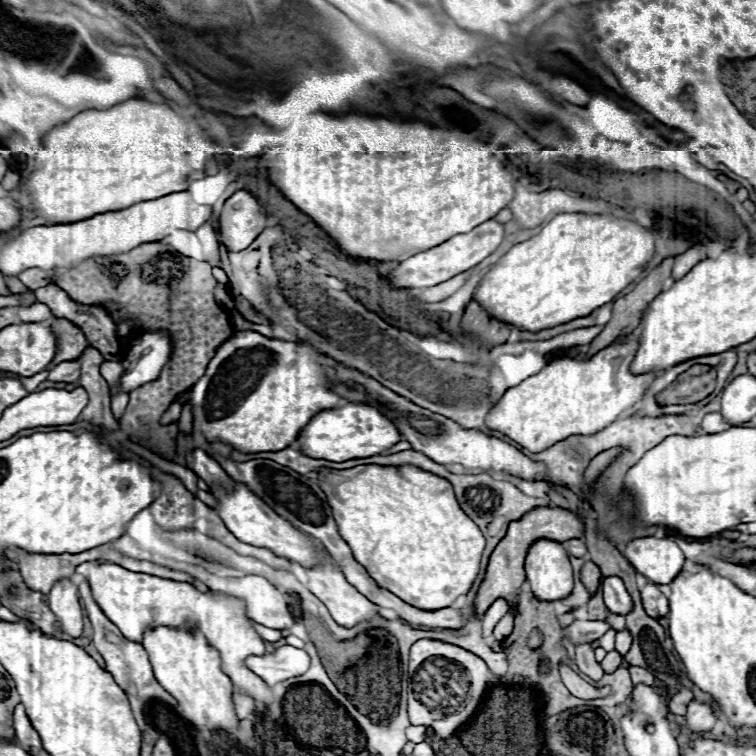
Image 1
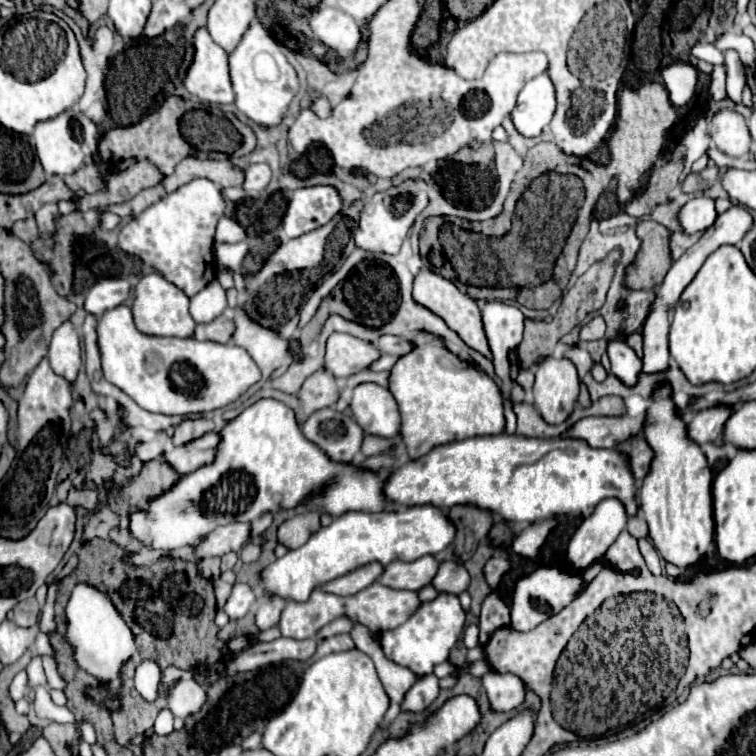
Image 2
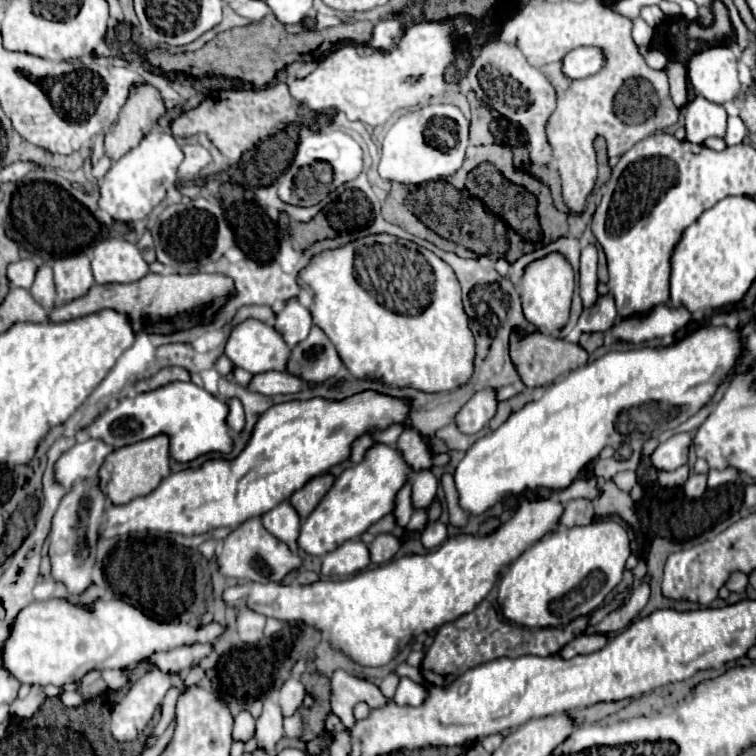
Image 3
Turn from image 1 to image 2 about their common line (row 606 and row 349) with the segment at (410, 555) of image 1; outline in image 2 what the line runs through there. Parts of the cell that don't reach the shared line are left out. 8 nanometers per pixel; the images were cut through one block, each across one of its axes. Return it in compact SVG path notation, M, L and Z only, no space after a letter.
M418 334L414 342L416 350L396 362L388 386L402 414L402 440L410 460L454 440L504 432L506 418L496 382L478 366L466 364L446 350L444 340L436 336Z

